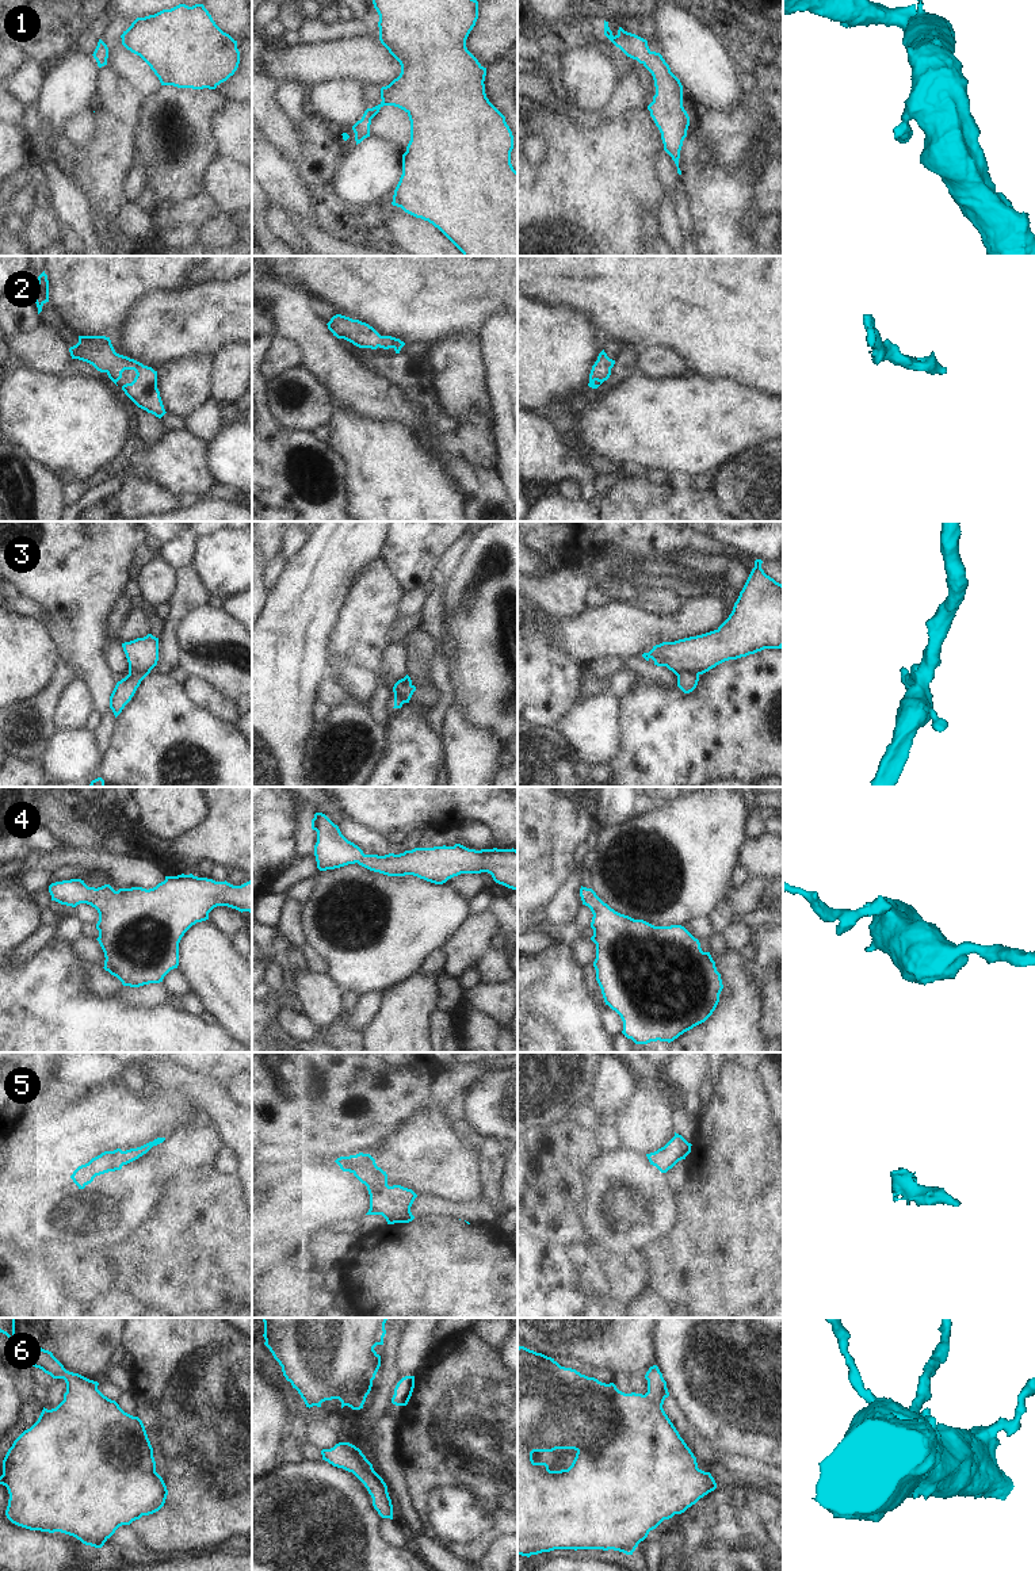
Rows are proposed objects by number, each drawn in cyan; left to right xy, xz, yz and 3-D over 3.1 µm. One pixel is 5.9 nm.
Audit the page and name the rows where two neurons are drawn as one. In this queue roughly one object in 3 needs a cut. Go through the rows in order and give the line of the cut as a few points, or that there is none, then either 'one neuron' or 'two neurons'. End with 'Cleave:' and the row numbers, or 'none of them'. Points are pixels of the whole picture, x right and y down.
1: cut none; one neuron
2: cut none; one neuron
3: cut yz (698, 673), (683, 671), (678, 676); two neurons
4: cut none; one neuron
5: cut none; one neuron
6: cut none; one neuron
Cleave: 3

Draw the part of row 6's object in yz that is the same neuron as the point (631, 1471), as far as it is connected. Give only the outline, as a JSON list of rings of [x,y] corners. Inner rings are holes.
[[[524,1346],[518,1348],[518,1555],[530,1557],[531,1555],[554,1549],[614,1549],[633,1555],[638,1544],[664,1520],[684,1513],[700,1498],[717,1488],[711,1473],[698,1468],[696,1457],[662,1408],[669,1392],[658,1366],[650,1366],[645,1379],[648,1380],[648,1392],[645,1395],[635,1392],[625,1394],[619,1391],[614,1383],[601,1383],[595,1377],[581,1375],[576,1369],[561,1366],[554,1358],[542,1353],[536,1353]],[[555,1449],[574,1449],[577,1452],[568,1469],[550,1471],[546,1463],[535,1463],[532,1460],[534,1452],[553,1452]]]

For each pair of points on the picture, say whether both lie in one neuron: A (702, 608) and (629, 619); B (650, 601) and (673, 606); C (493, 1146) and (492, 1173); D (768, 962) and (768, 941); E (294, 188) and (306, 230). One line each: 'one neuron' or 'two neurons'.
A: one neuron
B: one neuron
C: one neuron
D: one neuron
E: two neurons

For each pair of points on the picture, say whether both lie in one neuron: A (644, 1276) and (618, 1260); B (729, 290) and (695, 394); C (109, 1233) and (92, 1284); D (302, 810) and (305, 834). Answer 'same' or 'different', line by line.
A: same
B: different
C: different
D: same

